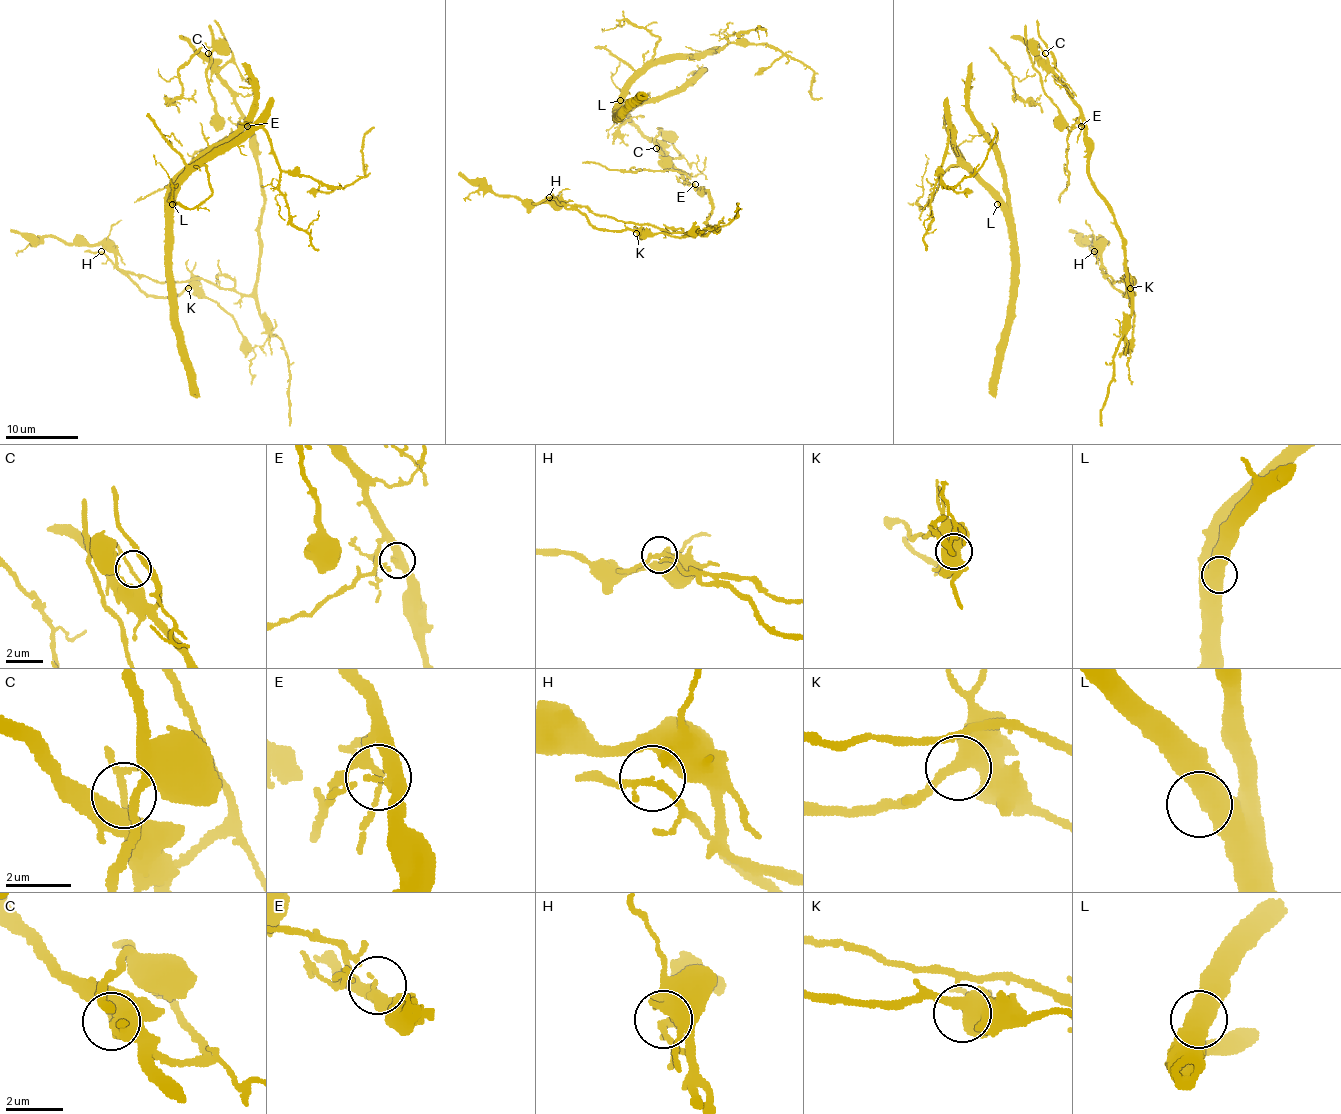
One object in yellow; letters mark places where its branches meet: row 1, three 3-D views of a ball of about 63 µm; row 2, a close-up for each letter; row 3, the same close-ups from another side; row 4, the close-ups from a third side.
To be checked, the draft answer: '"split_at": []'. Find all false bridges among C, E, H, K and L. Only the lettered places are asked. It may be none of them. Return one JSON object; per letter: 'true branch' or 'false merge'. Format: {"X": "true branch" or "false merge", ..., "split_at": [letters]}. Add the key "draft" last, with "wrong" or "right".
{"C": "true branch", "E": "true branch", "H": "true branch", "K": "true branch", "L": "true branch", "split_at": [], "draft": "right"}

